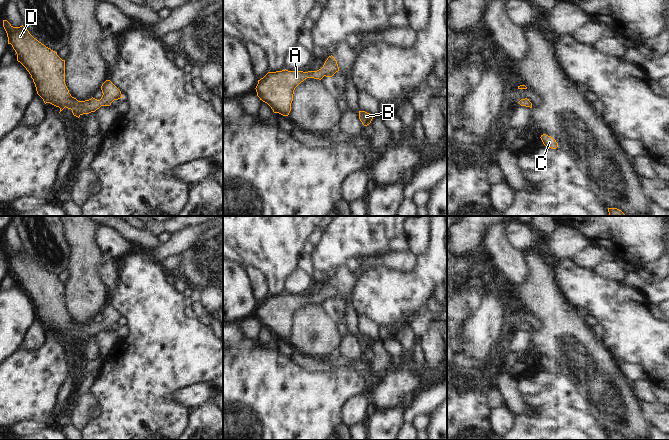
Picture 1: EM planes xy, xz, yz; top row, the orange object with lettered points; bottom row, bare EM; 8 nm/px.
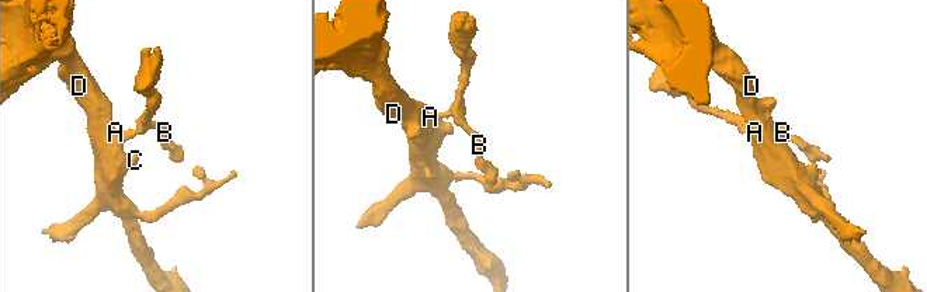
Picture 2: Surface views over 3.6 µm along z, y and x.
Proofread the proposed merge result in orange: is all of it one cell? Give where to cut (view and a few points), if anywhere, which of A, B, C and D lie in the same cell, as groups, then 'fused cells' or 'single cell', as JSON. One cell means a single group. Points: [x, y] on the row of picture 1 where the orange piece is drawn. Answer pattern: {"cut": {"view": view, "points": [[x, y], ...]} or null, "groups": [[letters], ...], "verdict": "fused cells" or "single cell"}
{"cut": null, "groups": [["A", "B", "C", "D"]], "verdict": "single cell"}

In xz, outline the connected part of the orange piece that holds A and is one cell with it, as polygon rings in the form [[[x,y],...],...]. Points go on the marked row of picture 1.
[[[331,55],[325,61],[323,67],[317,71],[276,71],[268,72],[258,80],[256,86],[257,96],[267,103],[274,113],[288,116],[291,111],[291,103],[295,88],[307,78],[321,80],[324,76],[332,77],[339,71],[335,58]]]

